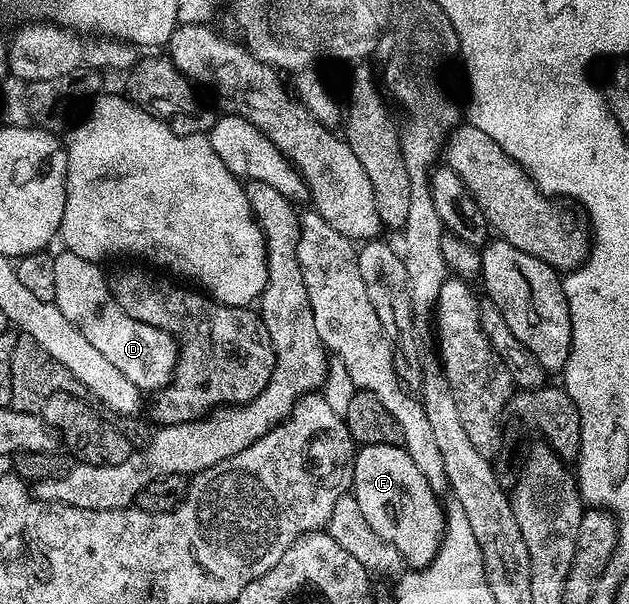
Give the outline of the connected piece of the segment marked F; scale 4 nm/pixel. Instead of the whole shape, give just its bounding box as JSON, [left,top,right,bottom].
[352,444,444,570]

